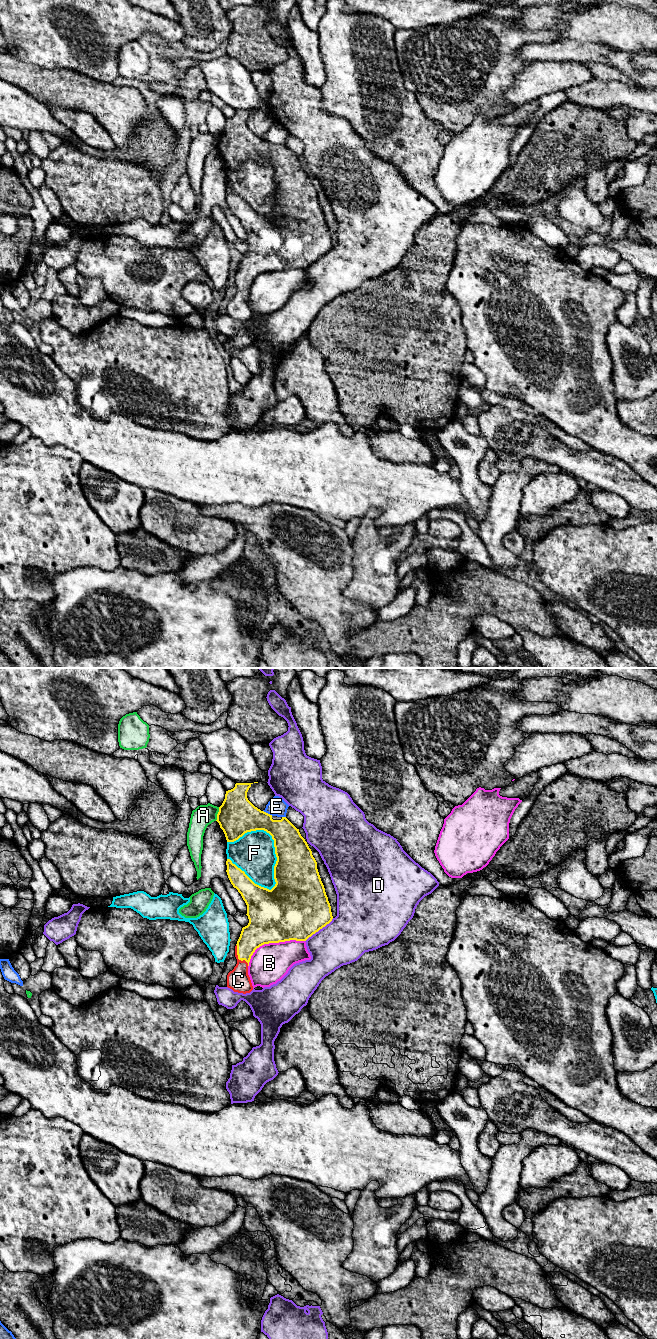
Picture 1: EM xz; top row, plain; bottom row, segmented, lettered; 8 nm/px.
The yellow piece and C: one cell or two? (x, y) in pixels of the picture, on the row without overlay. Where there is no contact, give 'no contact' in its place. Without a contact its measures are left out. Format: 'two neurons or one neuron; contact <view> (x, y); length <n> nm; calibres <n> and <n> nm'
one neuron; contact xz (238, 285); length 200 nm; calibres 200 and 180 nm

